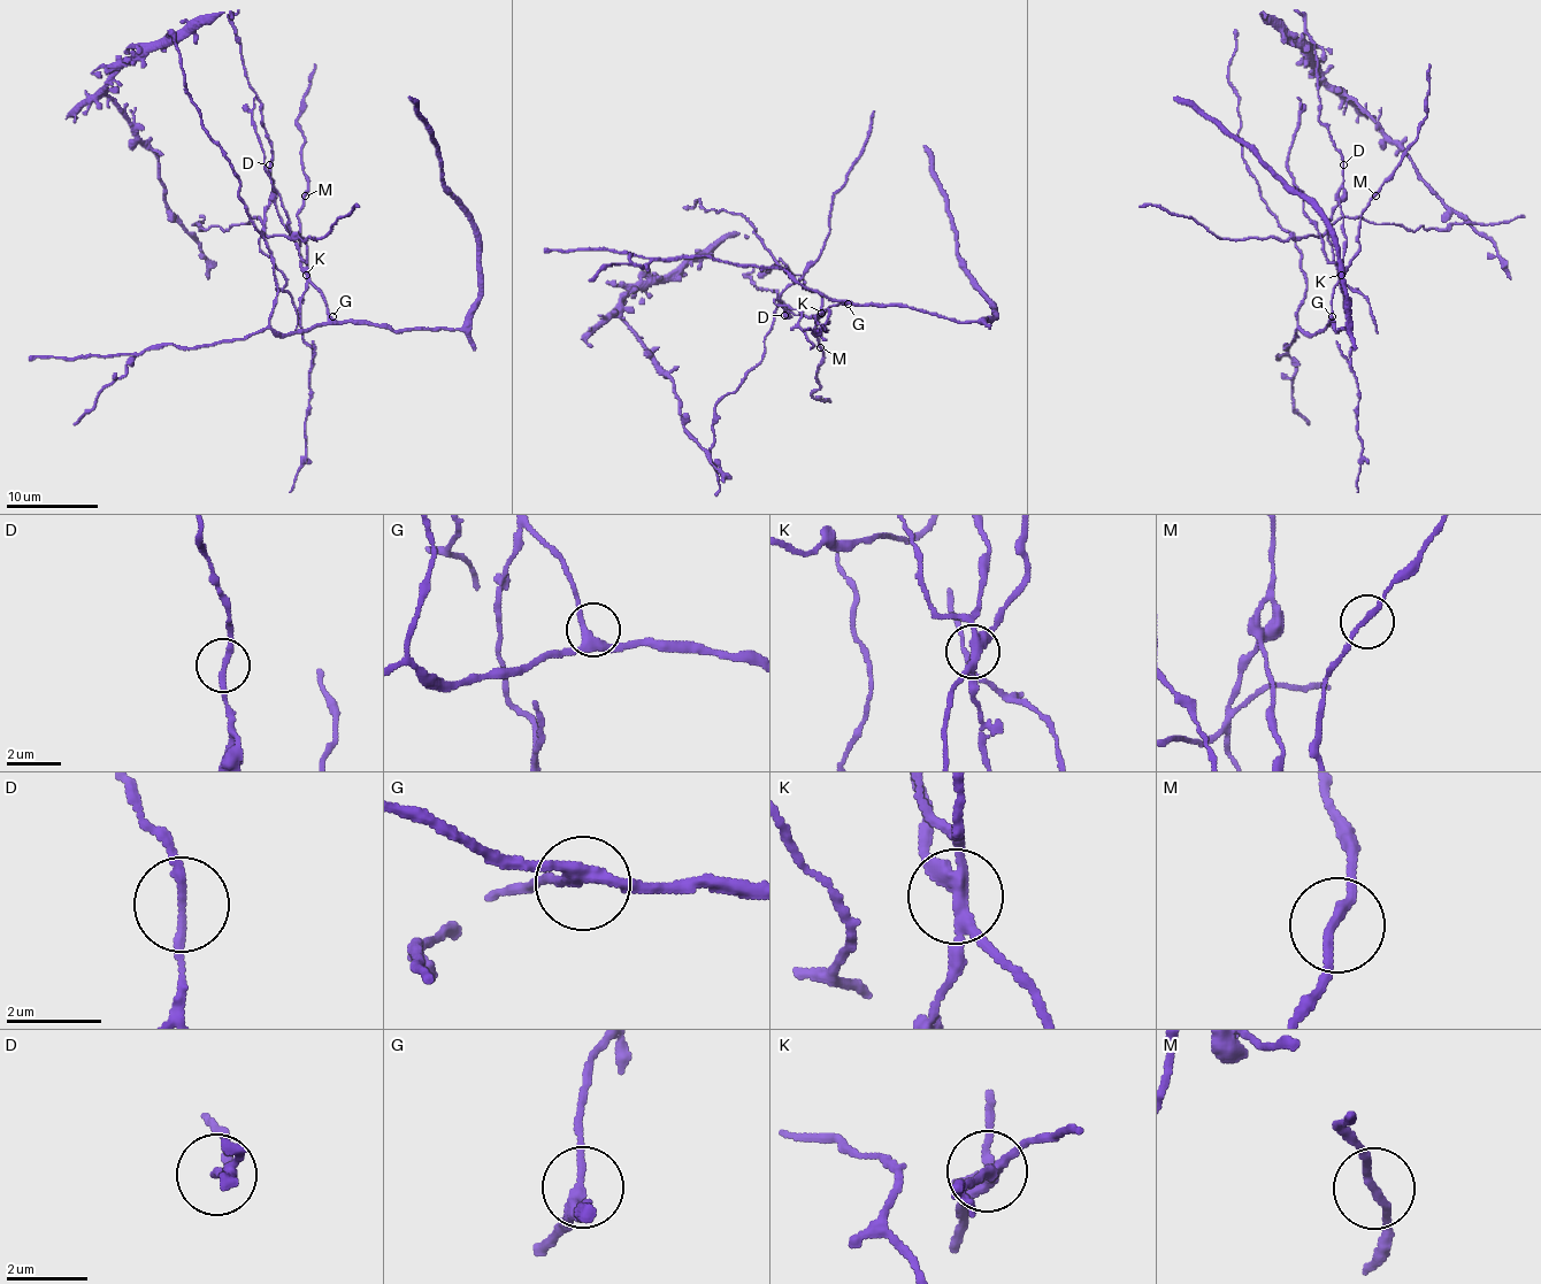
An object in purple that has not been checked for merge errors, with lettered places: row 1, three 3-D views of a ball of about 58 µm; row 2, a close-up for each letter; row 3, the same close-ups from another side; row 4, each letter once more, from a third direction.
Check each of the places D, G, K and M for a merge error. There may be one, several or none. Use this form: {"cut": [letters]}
{"cut": ["D", "K"]}

